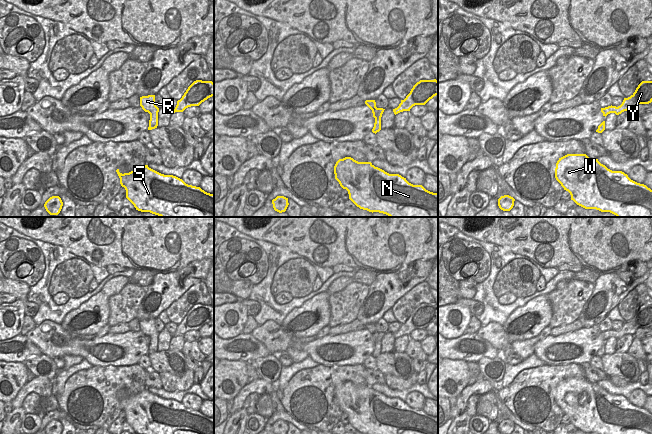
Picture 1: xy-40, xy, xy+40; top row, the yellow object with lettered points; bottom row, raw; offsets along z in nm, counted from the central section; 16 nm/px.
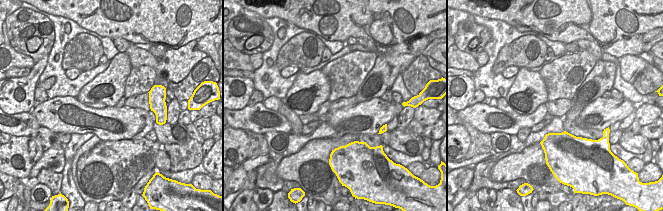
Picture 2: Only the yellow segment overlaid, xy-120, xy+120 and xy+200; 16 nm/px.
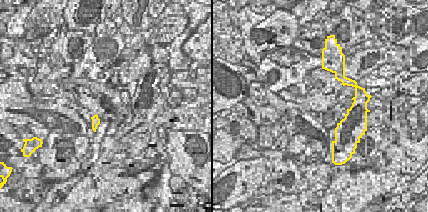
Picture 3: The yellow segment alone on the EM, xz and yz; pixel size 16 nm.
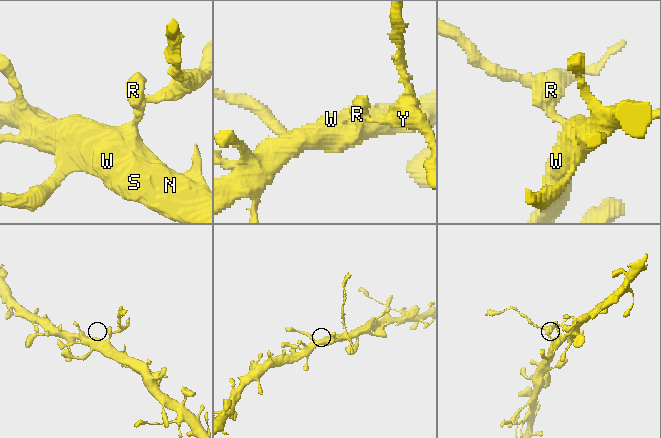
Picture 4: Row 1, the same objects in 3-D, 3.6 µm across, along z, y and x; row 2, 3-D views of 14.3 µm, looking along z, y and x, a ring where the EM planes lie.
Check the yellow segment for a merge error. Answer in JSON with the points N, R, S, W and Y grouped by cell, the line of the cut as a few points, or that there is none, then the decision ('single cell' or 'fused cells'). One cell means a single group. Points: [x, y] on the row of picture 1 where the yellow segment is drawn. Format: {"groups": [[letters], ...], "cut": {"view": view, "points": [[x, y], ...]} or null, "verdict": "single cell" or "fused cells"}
{"groups": [["N", "S", "W"], ["R", "Y"]], "cut": {"view": "xy", "points": [[373, 128], [378, 131]]}, "verdict": "fused cells"}

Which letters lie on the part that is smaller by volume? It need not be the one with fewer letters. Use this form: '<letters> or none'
R, Y.

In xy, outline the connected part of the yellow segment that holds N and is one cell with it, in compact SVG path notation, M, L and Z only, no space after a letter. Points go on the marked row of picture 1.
M351 157L339 159L334 166L335 179L349 194L349 199L360 209L379 212L389 217L438 217L438 192L426 190L422 185L413 185L399 174L389 174L371 162L358 162Z

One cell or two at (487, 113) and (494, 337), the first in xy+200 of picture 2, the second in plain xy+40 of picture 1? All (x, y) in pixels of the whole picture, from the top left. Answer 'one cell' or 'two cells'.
two cells

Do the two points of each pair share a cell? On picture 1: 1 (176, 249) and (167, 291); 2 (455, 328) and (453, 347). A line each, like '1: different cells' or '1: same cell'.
1: different cells
2: different cells

